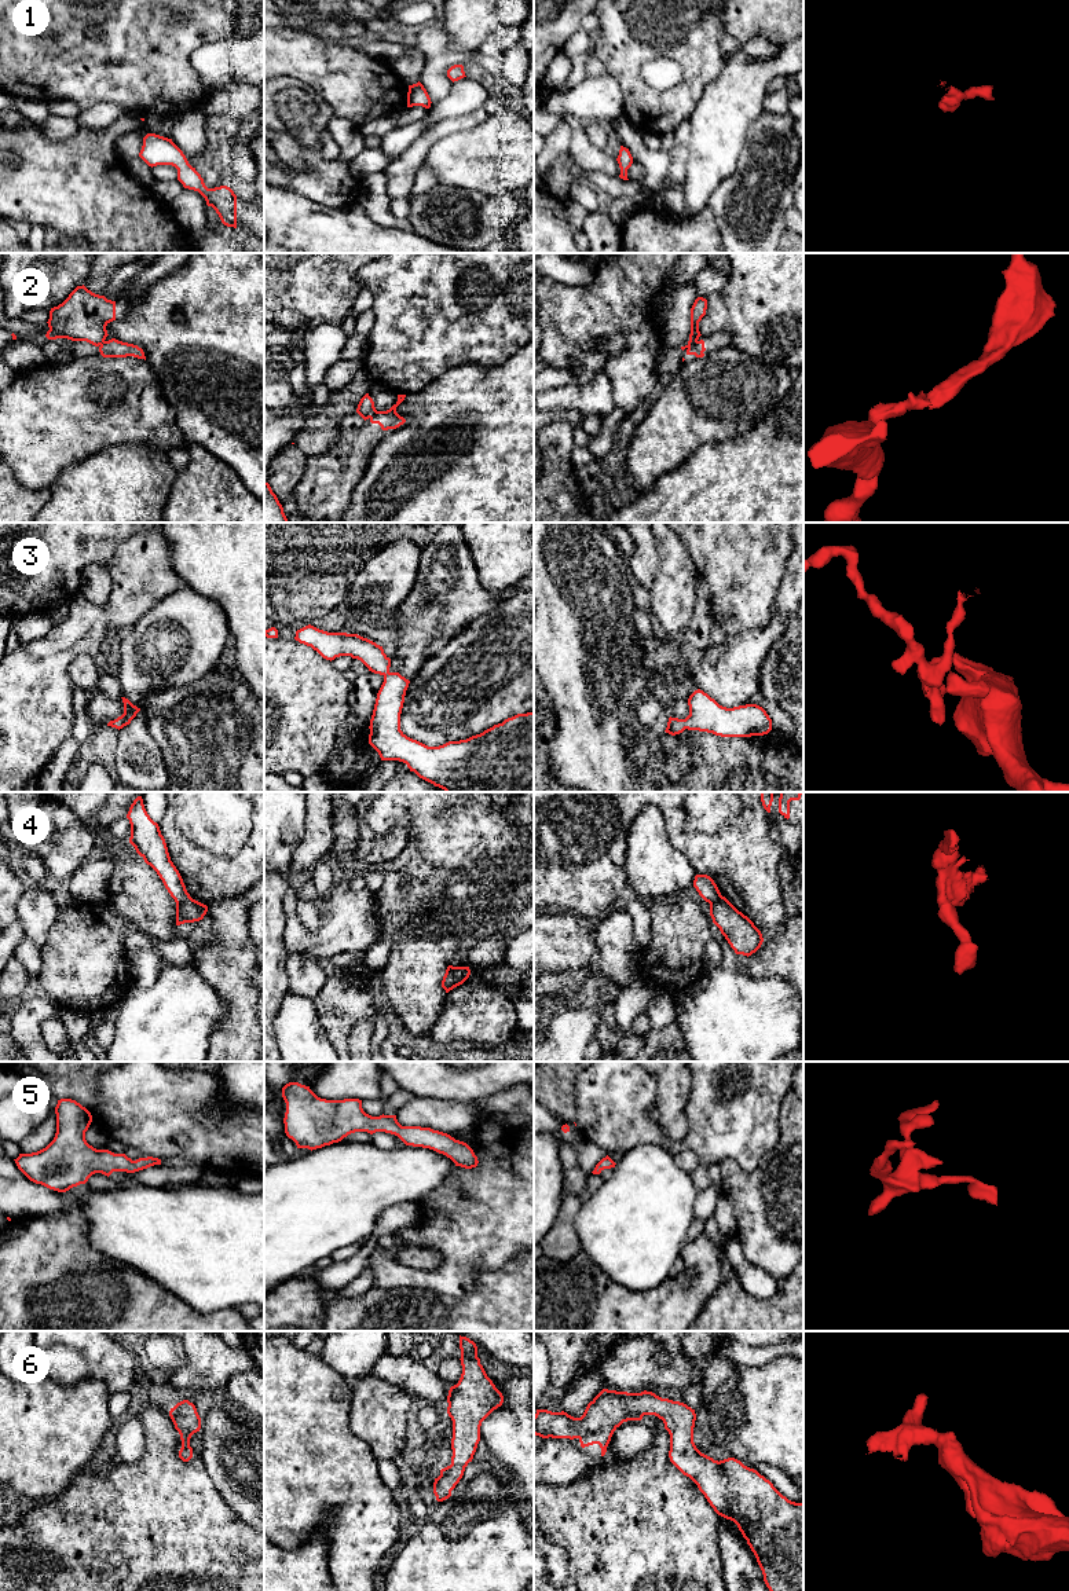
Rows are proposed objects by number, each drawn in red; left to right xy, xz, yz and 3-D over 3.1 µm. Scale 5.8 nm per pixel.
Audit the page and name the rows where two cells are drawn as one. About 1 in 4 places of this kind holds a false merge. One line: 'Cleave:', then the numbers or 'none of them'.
Cleave: 2, 4

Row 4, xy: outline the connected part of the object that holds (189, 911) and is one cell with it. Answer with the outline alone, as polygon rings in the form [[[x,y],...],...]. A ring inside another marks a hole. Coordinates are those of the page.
[[[193,898],[176,902],[176,925],[199,921],[204,919],[206,912],[208,906]]]

